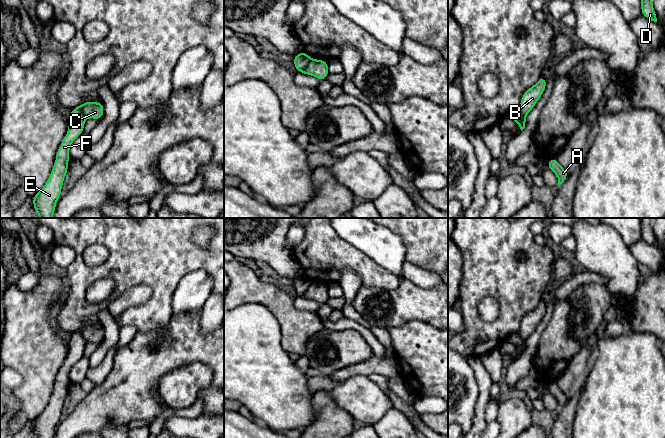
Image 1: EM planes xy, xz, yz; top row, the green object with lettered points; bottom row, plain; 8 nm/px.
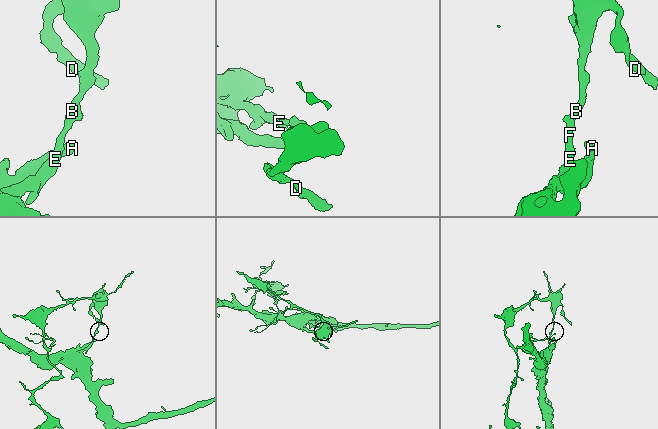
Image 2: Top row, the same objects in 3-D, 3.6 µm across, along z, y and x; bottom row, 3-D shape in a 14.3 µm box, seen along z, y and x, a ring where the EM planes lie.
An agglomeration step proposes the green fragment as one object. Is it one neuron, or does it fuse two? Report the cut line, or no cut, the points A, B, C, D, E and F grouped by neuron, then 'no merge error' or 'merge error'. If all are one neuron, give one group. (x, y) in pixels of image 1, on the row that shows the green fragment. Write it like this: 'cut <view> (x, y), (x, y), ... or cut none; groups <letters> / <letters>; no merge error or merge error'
cut xz (312, 59), (302, 72); groups A E F / B C D; merge error

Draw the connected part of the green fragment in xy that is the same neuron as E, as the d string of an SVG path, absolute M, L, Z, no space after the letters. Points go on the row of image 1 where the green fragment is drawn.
M79 107L72 109L68 117L69 128L57 150L52 172L43 188L33 196L33 208L39 218L53 218L56 202L61 197L62 185L68 172L69 149L73 141L83 133L85 120L86 117Z

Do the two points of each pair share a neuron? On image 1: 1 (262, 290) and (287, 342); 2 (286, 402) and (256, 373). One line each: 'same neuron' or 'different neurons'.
1: same neuron
2: same neuron

